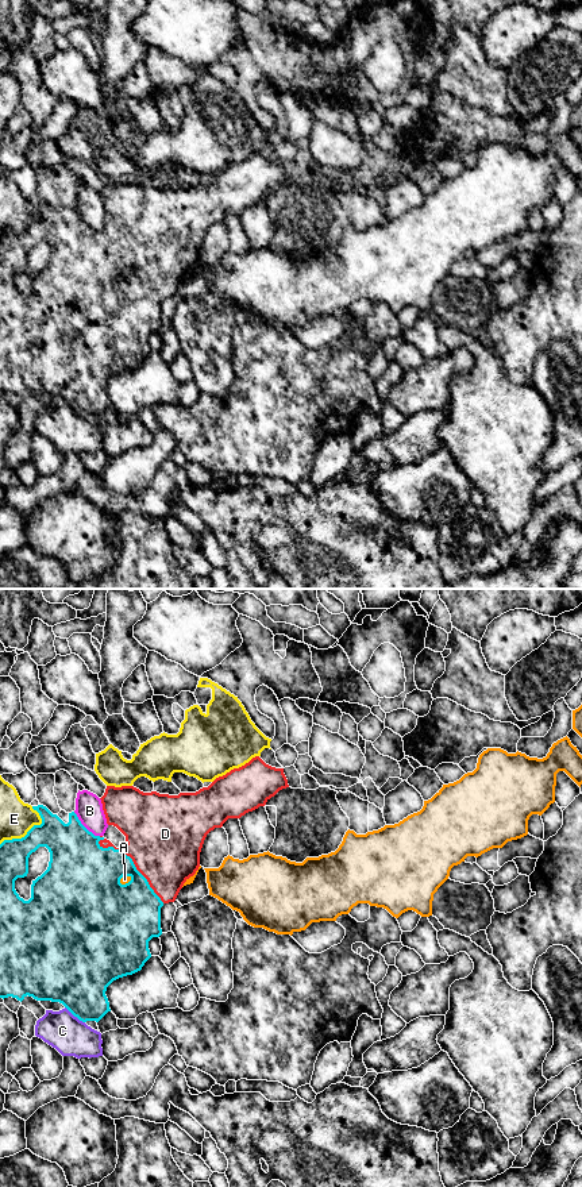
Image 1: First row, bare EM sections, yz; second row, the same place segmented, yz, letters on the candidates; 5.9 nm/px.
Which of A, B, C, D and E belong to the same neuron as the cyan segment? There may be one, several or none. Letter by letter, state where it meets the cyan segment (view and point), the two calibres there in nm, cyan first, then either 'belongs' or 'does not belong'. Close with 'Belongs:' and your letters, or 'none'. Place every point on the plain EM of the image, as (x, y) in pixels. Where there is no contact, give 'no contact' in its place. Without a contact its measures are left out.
A: meets cyan in yz at (124, 270); 440 nm thick on the cyan side, 50 nm on the other; does not belong
B: meets cyan in yz at (84, 222); 360 nm thick on the cyan side, 160 nm on the other; does not belong
C: meets cyan in yz at (74, 411); 400 nm thick on the cyan side, 220 nm on the other; does not belong
D: meets cyan in yz at (143, 272); 380 nm thick on the cyan side, 440 nm on the other; belongs
E: meets cyan in yz at (26, 230); 240 nm thick on the cyan side, 200 nm on the other; does not belong
Belongs: D

